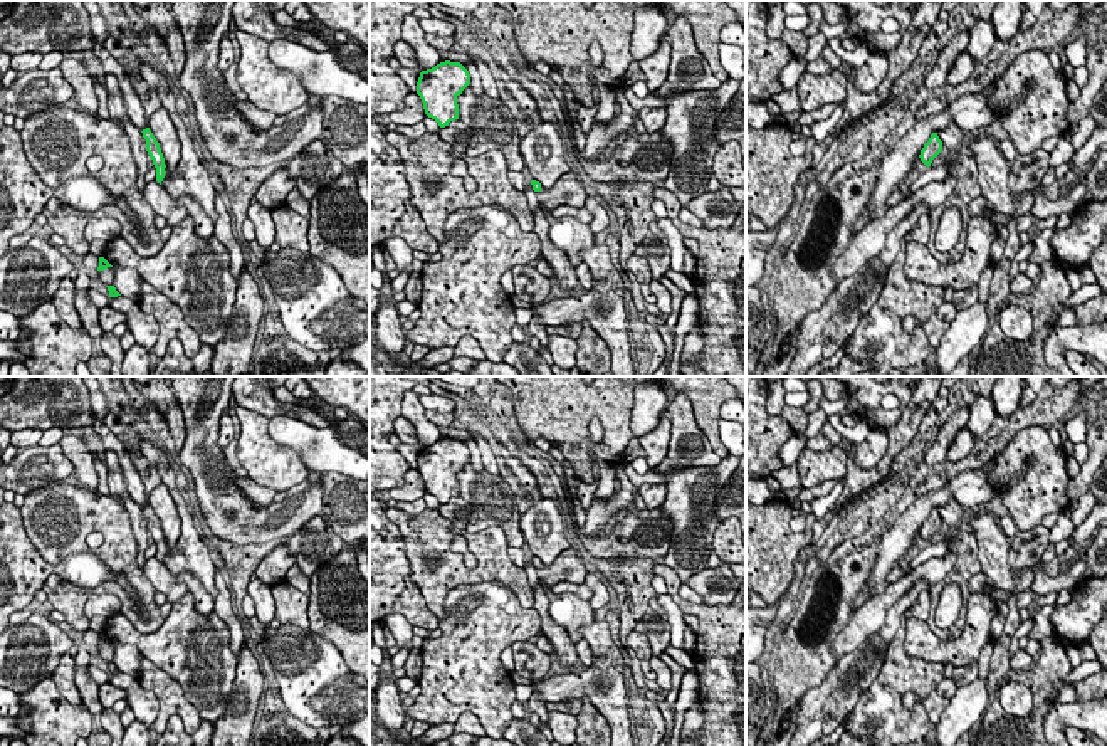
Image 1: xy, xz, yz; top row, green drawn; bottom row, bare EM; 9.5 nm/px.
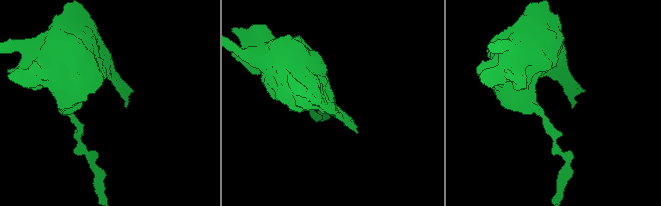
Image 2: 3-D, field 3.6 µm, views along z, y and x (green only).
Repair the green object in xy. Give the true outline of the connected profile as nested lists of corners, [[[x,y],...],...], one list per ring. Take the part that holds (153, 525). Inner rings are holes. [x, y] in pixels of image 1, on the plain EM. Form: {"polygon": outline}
{"polygon": [[[143,439],[141,454],[158,470],[161,482],[168,487],[175,501],[181,521],[180,538],[176,544],[170,548],[165,541],[160,519],[150,504],[141,507],[143,514],[146,516],[146,528],[156,544],[156,558],[176,576],[181,573],[191,573],[197,576],[215,600],[218,595],[215,586],[217,570],[210,558],[208,543],[203,541],[195,529],[191,512],[188,511],[186,502],[176,487],[175,472],[170,467],[166,452]]]}

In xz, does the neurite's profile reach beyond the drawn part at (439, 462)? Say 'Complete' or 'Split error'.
Complete

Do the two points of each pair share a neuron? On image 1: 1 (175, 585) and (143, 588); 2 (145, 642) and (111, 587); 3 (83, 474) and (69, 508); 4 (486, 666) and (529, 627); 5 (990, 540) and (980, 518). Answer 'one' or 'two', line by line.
1: two
2: two
3: two
4: one
5: one

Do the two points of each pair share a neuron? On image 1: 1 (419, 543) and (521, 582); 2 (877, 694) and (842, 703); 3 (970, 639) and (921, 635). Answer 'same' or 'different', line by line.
1: same
2: different
3: same

